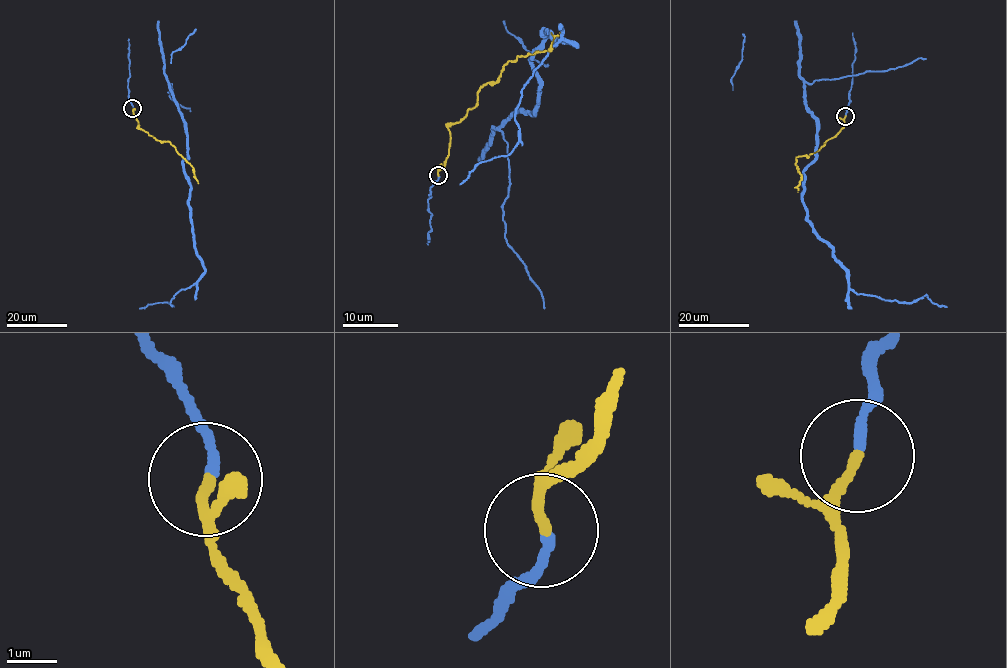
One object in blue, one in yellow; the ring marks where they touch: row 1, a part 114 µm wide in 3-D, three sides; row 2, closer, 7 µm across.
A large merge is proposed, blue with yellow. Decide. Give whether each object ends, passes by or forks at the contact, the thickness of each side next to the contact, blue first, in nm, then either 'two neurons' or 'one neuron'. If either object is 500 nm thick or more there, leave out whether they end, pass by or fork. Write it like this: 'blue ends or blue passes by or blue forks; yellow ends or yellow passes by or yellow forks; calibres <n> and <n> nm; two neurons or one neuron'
blue ends; yellow ends; calibres 200 and 200 nm; two neurons

